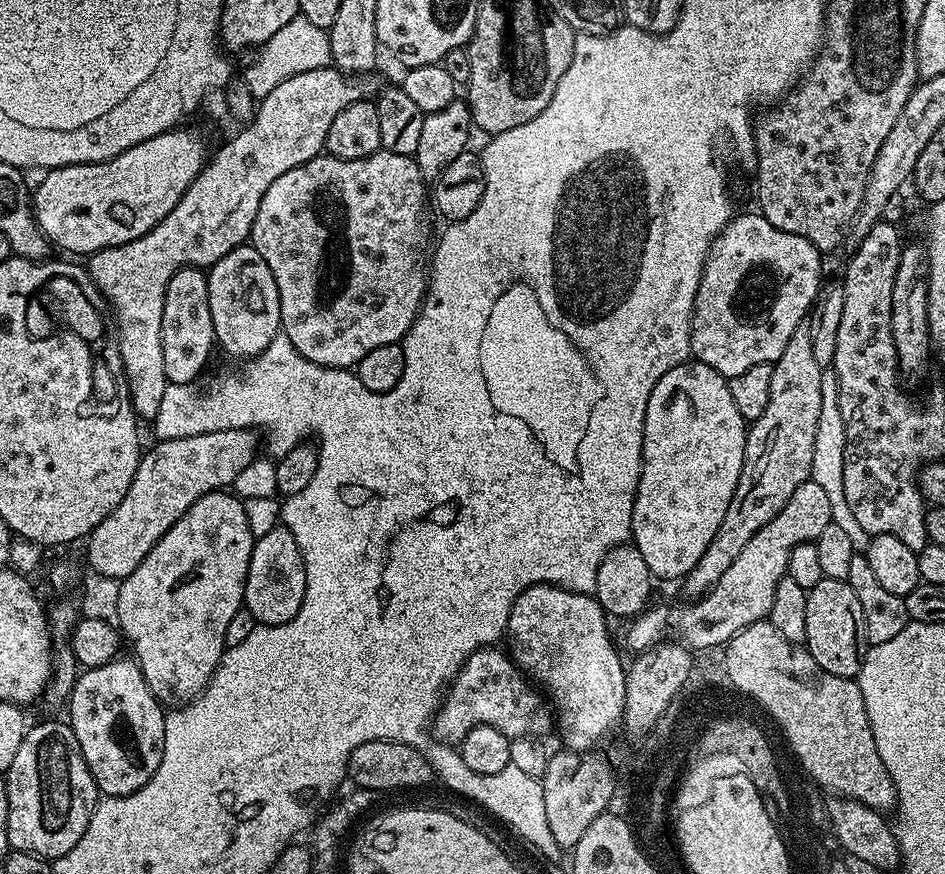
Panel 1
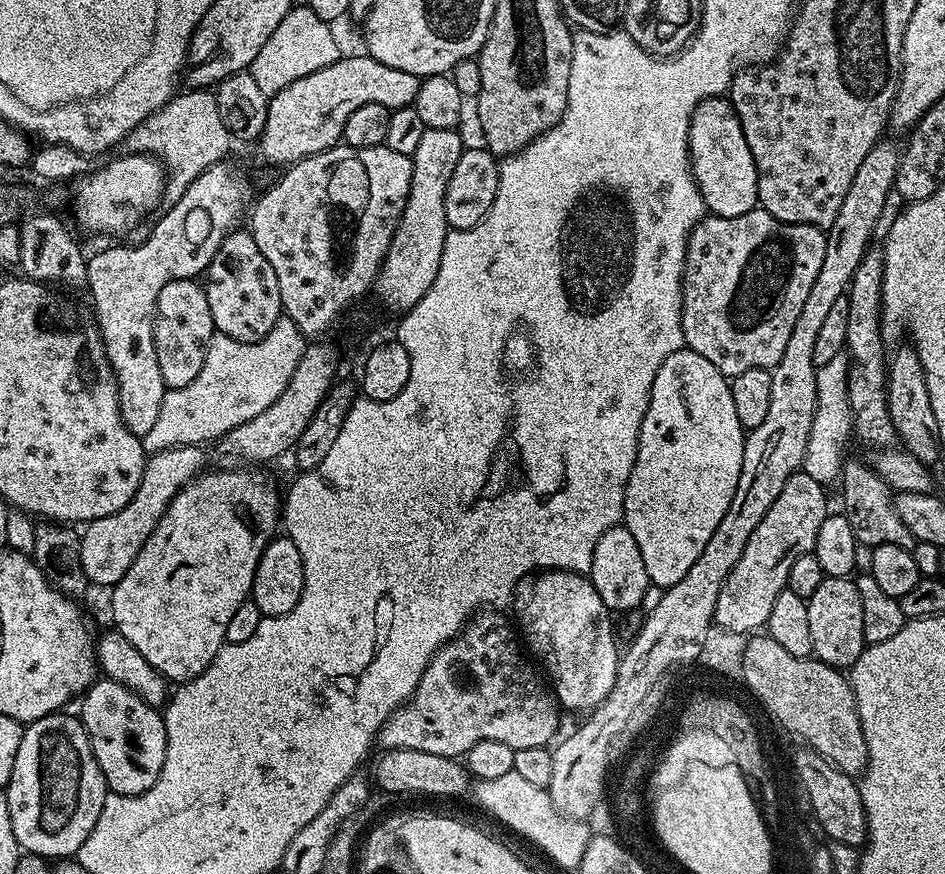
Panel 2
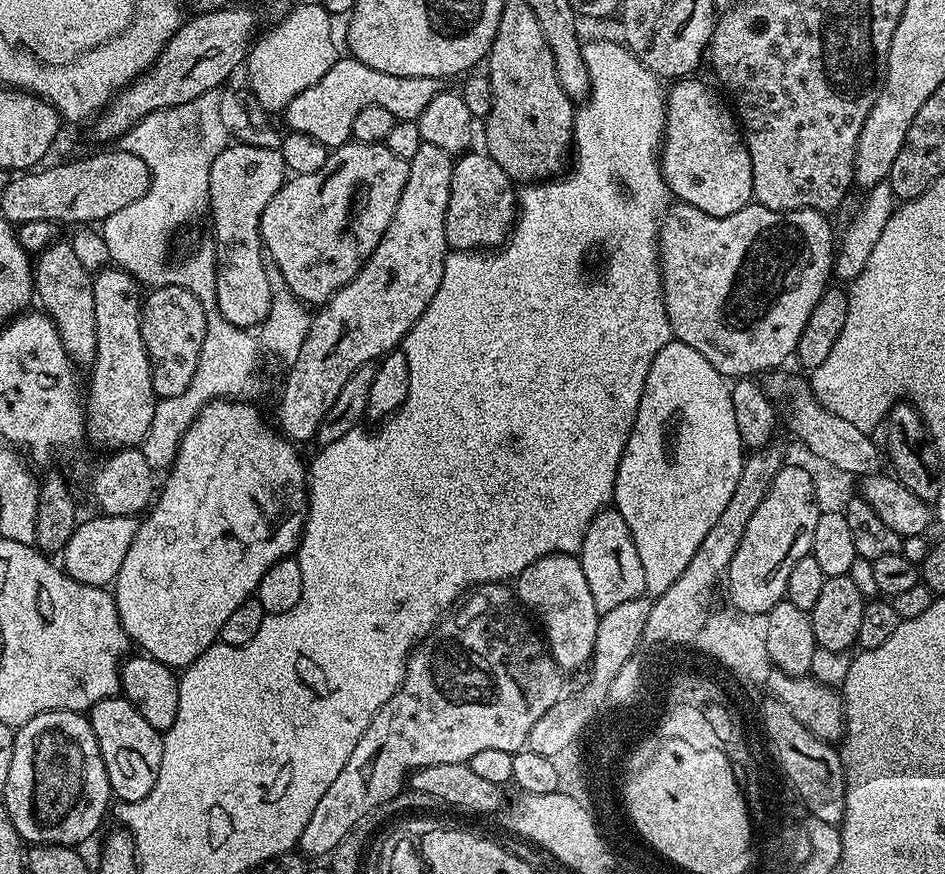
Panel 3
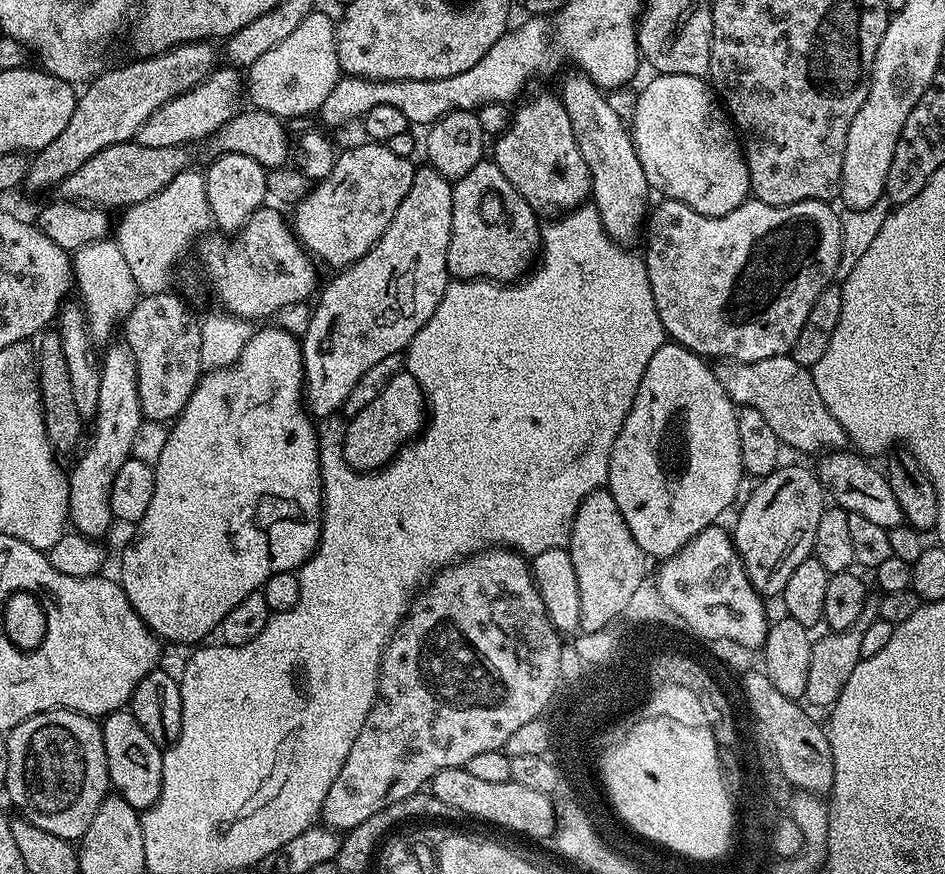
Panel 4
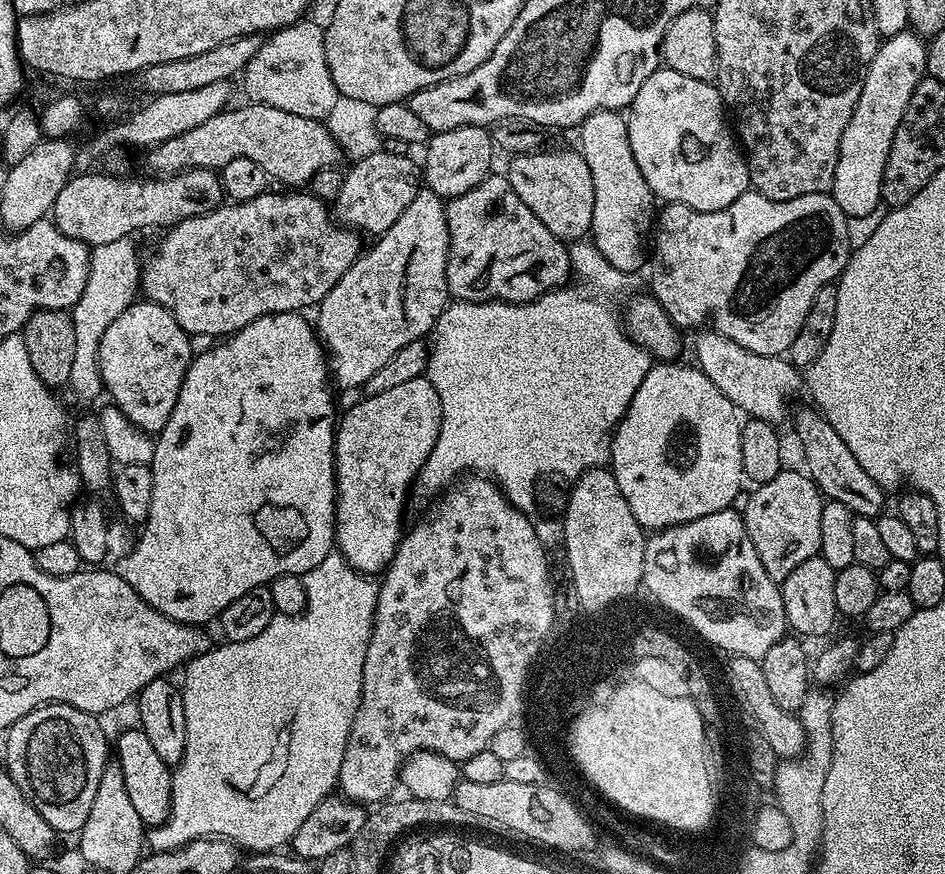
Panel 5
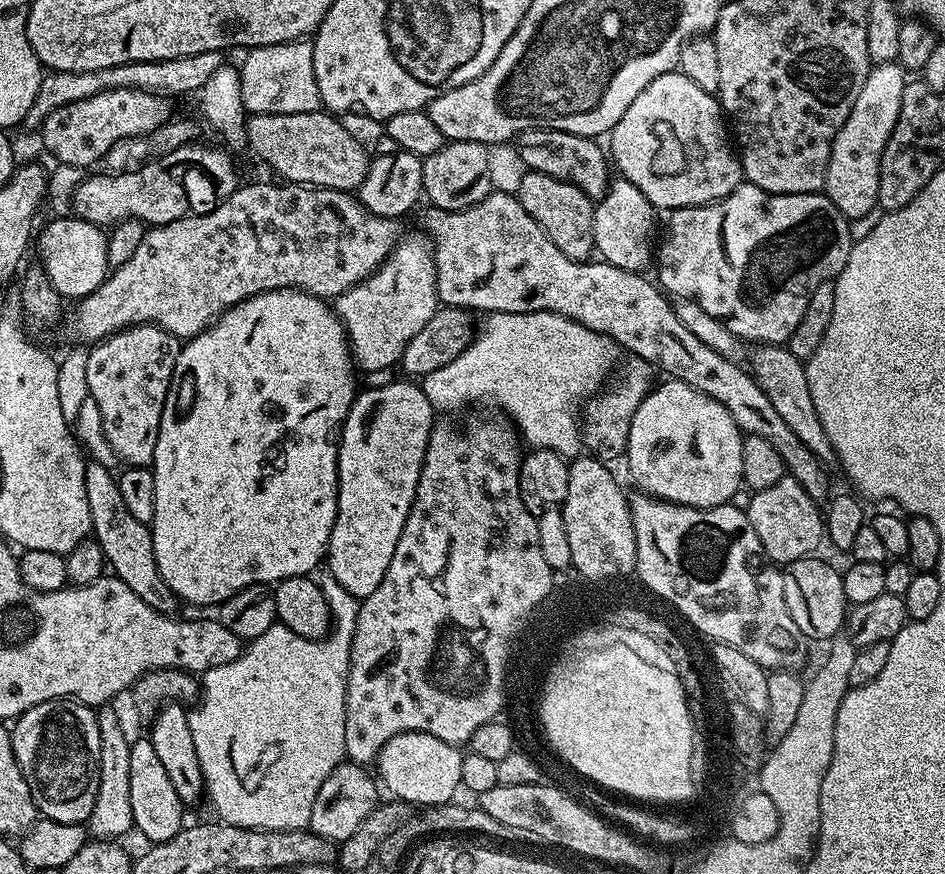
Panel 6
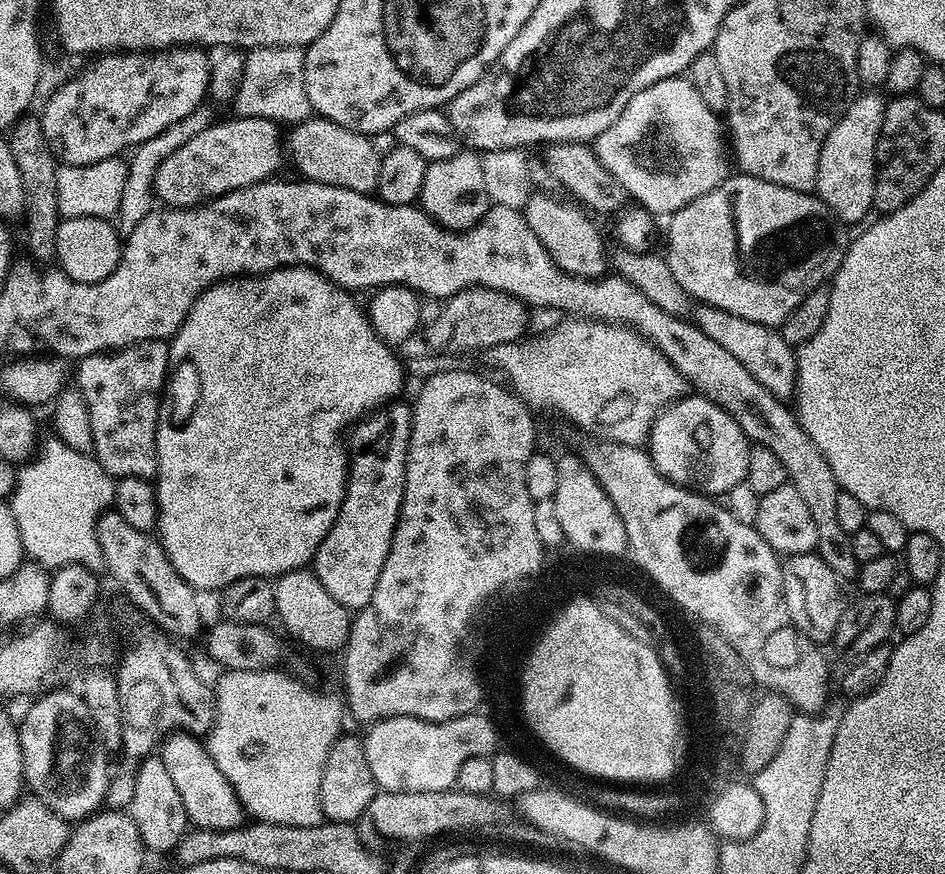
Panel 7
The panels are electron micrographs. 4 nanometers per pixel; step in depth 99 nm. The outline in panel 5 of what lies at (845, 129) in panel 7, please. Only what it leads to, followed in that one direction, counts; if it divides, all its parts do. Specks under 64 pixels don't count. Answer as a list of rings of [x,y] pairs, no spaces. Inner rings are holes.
[[[911,30],[887,37],[876,49],[868,67],[866,82],[862,82],[862,94],[854,114],[842,134],[838,150],[838,166],[834,170],[831,195],[847,217],[870,214],[882,203],[880,187],[886,170],[886,158],[890,158],[890,146],[906,106],[910,106],[910,94],[914,86],[924,79],[928,70],[928,50],[925,41]]]

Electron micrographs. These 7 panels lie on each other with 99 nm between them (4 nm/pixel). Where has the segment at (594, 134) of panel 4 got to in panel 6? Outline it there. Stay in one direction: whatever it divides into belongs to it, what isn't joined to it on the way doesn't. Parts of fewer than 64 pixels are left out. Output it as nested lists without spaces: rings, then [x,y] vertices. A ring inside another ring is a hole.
[[[621,176],[613,179],[607,193],[593,209],[595,249],[601,259],[619,269],[639,273],[647,271],[651,267],[658,238],[656,215],[657,208],[636,185]]]

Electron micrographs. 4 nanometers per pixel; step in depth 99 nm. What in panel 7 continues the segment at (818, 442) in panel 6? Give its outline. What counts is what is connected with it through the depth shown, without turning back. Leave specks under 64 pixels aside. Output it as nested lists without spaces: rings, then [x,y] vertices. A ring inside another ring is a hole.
[[[700,304],[694,312],[694,322],[718,346],[723,346],[746,370],[750,370],[753,378],[758,378],[770,394],[787,401],[796,391],[796,354],[793,345],[787,344],[779,330],[767,328],[758,322],[746,322],[746,318],[738,318],[738,314],[730,314],[726,310],[718,310],[709,304]]]

